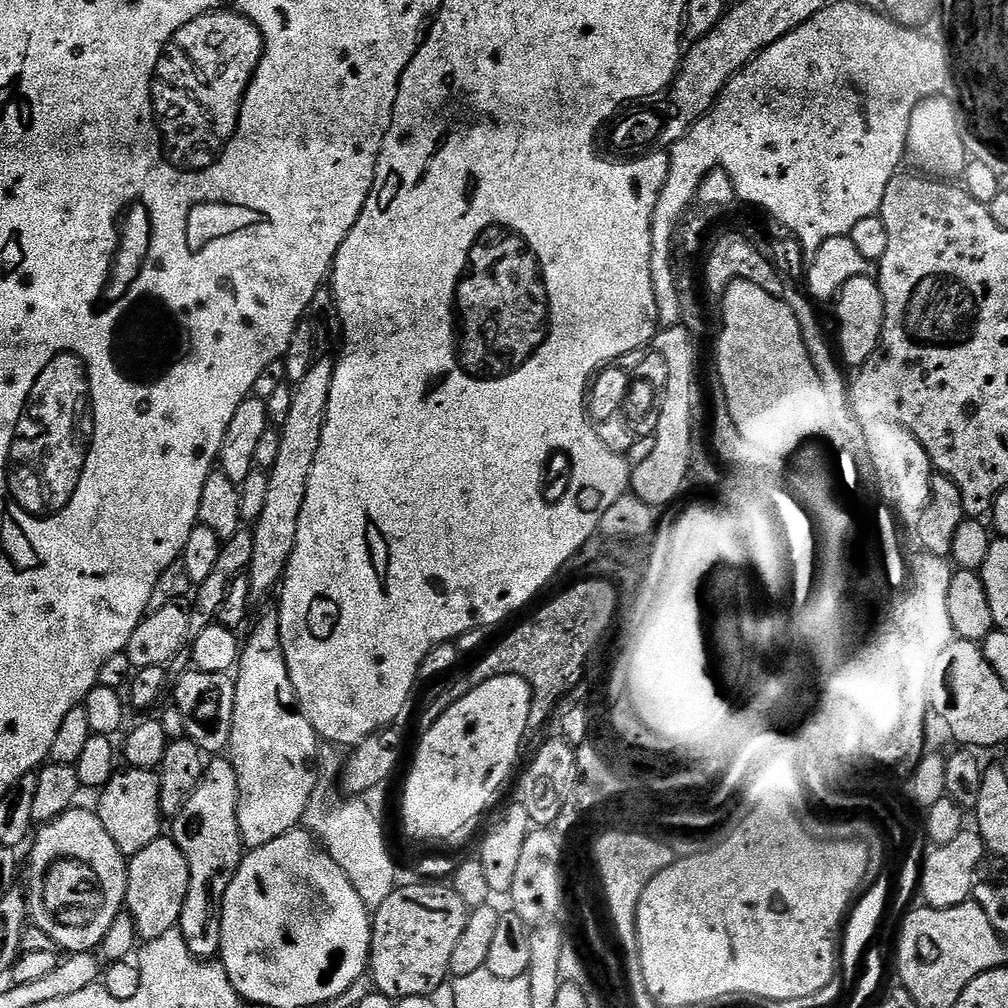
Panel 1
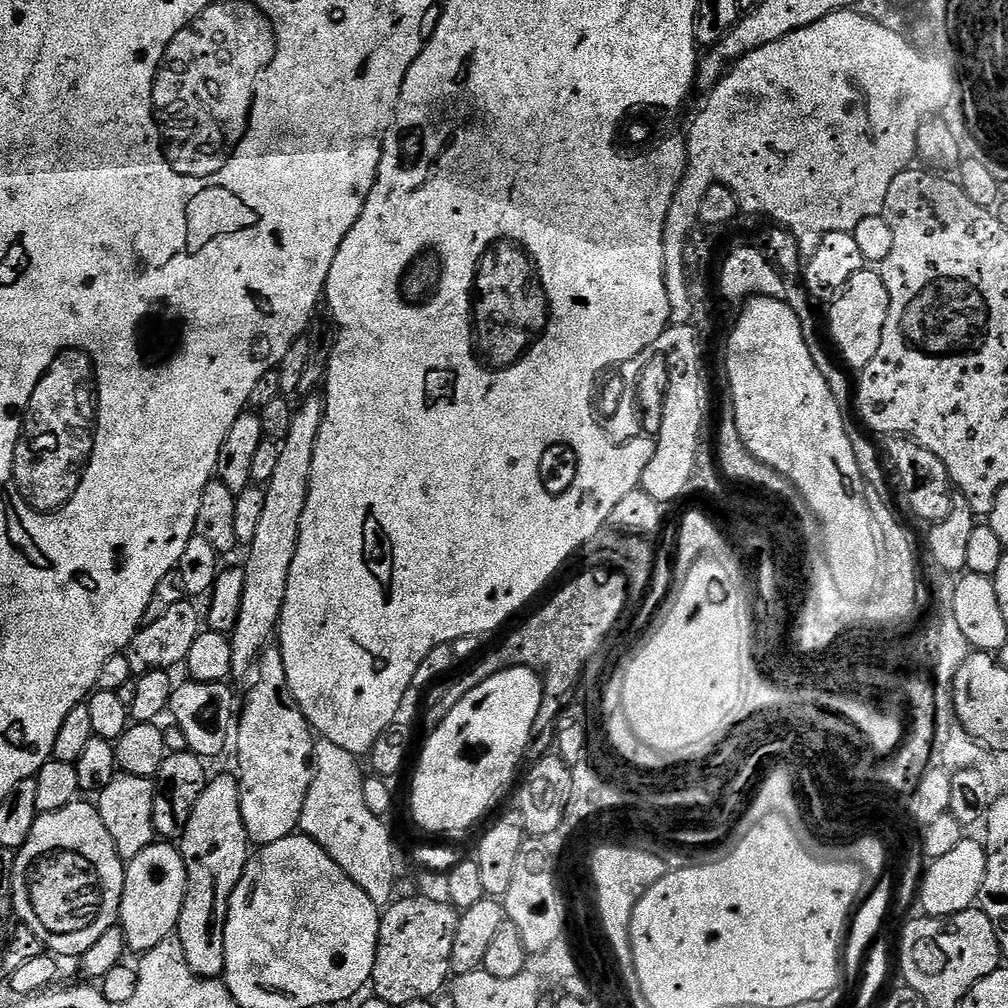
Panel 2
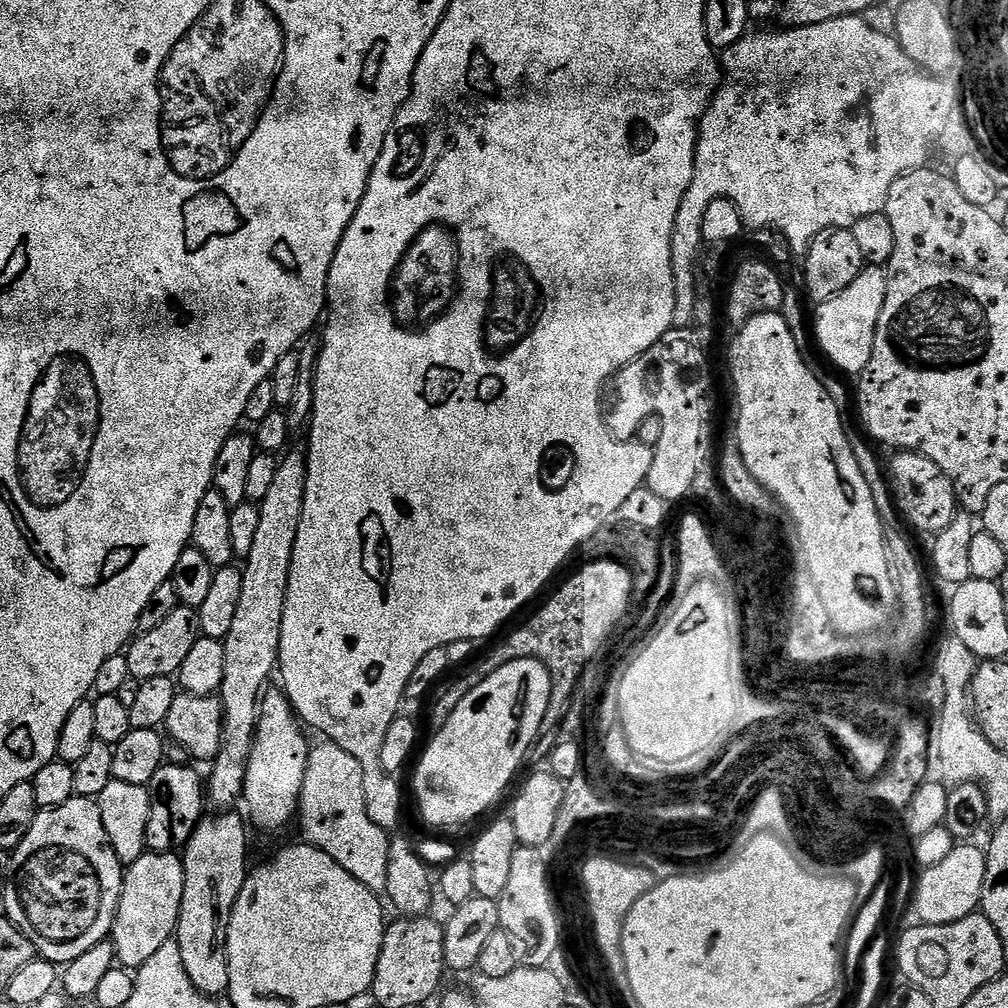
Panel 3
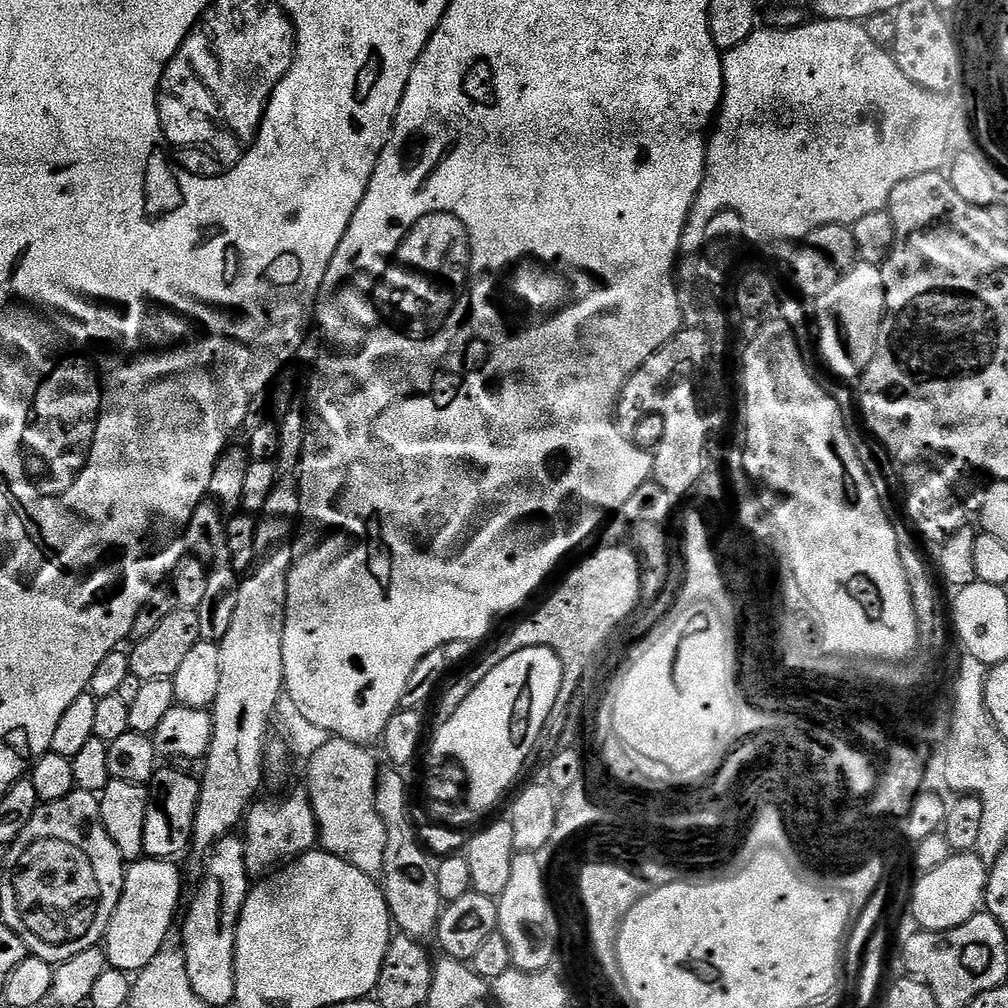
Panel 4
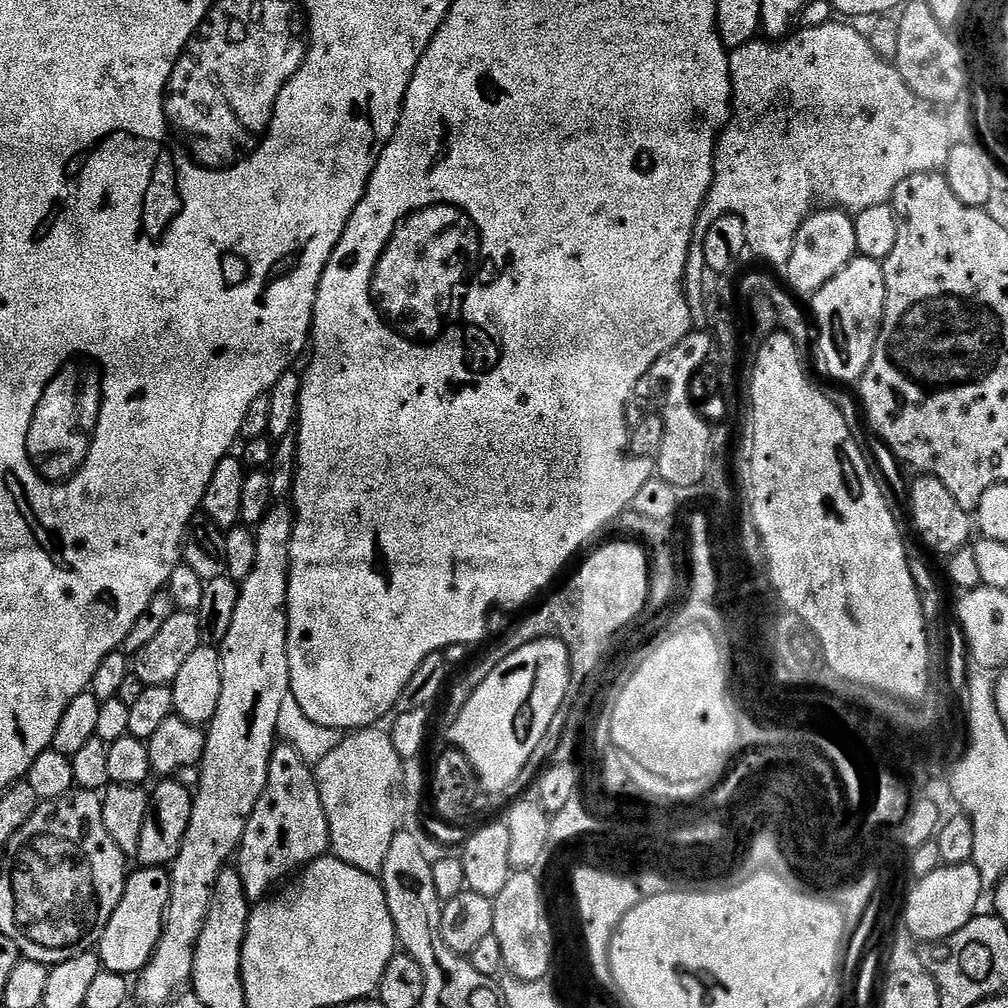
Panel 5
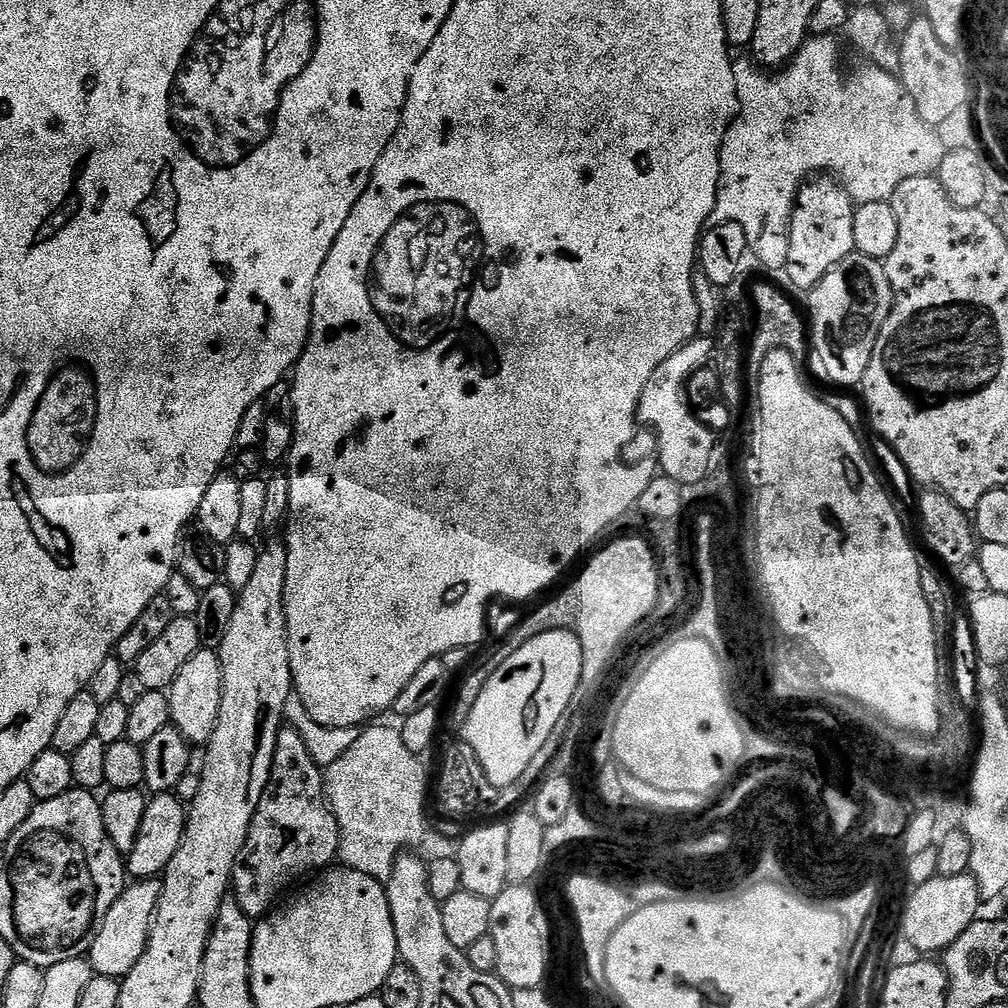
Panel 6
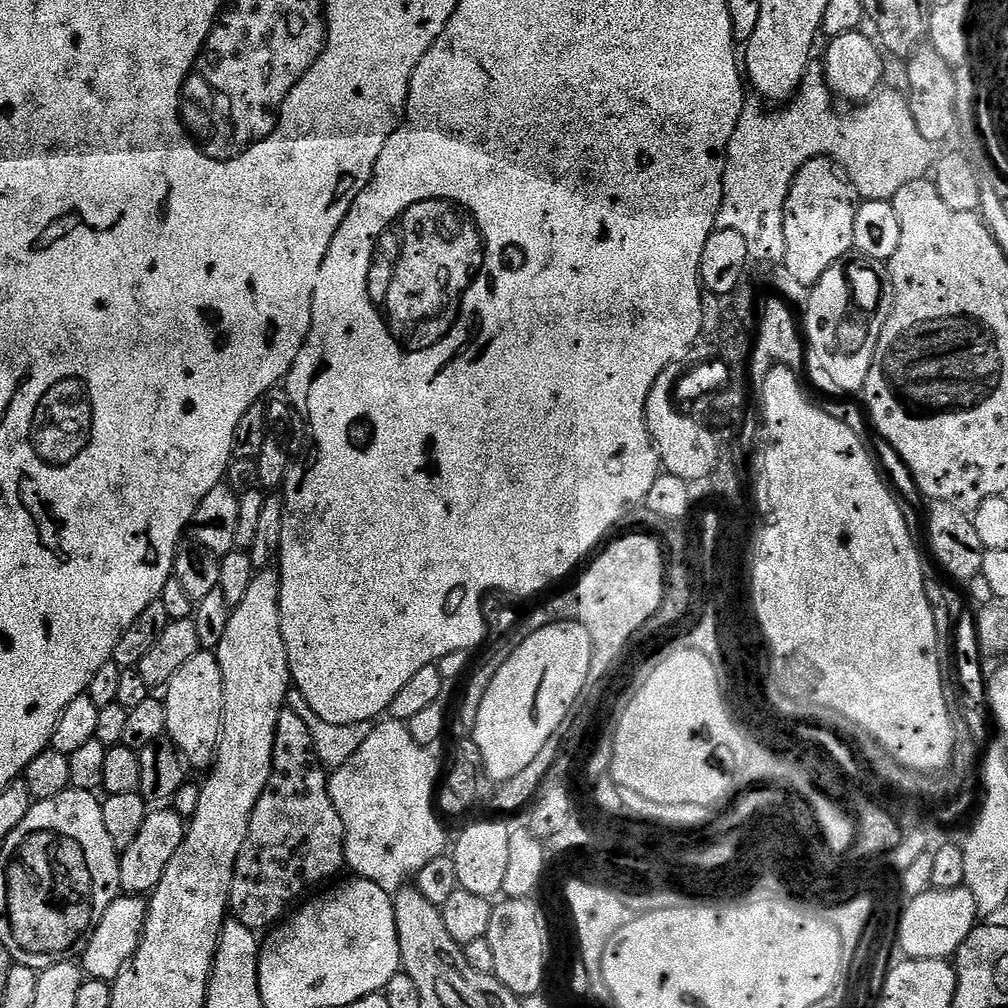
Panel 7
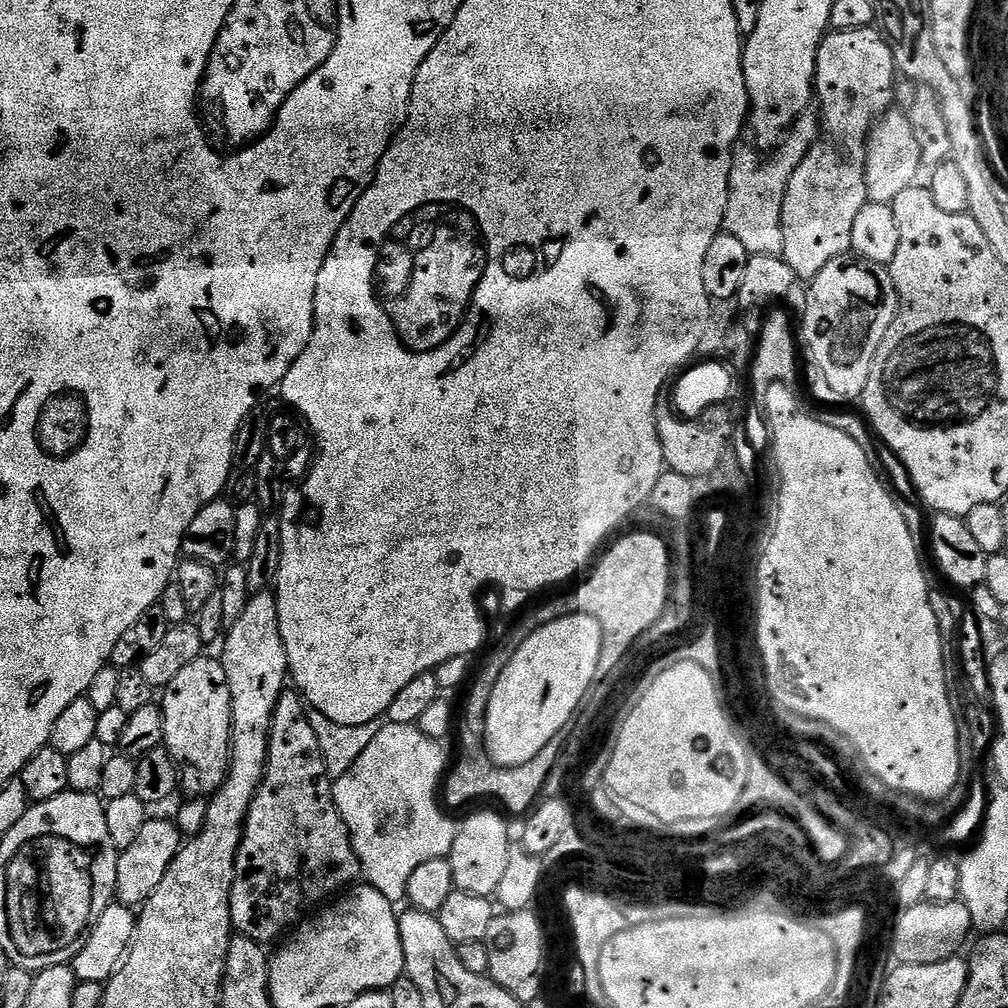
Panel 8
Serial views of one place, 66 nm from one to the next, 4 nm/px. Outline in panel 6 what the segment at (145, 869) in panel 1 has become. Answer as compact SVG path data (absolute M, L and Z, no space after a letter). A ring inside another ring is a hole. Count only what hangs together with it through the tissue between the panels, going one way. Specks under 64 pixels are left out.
M156 878L136 880L129 883L114 902L114 906L110 906L86 957L92 964L95 975L122 978L130 974L130 970L134 970L138 958L142 958L148 945L148 935L160 901L160 885L161 881Z

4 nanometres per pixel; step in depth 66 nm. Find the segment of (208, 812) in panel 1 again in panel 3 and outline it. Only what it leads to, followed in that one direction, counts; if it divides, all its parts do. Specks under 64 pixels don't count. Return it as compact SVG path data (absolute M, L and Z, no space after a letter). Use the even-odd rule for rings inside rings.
M224 810L221 816L205 818L194 830L188 847L183 849L184 885L182 910L176 923L175 942L182 950L182 966L190 974L190 982L202 994L223 997L230 982L228 931L230 914L242 894L242 886L250 871L248 864L248 828L245 817L236 810Z

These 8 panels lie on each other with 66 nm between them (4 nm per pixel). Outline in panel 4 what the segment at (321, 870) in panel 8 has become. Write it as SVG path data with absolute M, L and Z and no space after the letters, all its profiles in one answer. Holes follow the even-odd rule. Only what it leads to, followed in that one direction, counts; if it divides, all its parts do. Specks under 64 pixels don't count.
M300 786L277 800L260 798L248 810L242 824L244 857L249 877L260 878L271 873L277 866L295 860L304 852L311 852L320 839L318 822L314 814L312 799L308 797L307 787Z

